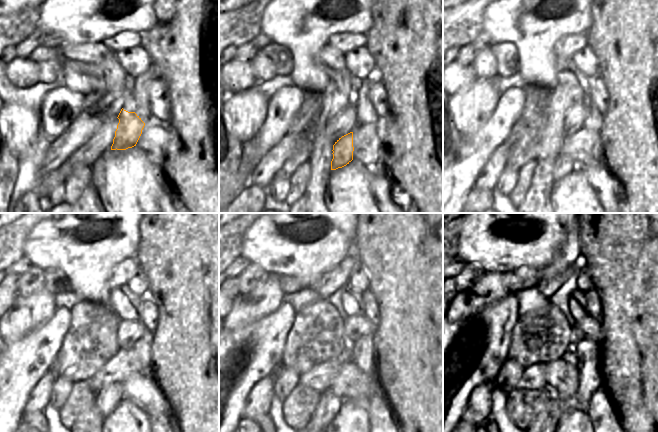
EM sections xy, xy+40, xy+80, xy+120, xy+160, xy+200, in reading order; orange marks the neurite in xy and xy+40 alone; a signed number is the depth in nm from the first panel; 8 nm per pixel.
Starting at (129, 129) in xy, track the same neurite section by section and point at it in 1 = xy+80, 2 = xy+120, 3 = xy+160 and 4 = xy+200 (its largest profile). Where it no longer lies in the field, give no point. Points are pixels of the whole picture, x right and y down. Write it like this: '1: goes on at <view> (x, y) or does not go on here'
1: goes on at xy+80 (565, 163)
2: goes on at xy+120 (106, 400)
3: goes on at xy+160 (329, 404)
4: goes on at xy+200 (552, 411)

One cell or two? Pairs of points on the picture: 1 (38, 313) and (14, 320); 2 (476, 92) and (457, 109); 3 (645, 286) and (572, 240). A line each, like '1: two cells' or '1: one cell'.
1: one cell
2: one cell
3: two cells

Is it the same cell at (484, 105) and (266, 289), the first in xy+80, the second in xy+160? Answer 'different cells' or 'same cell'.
same cell

